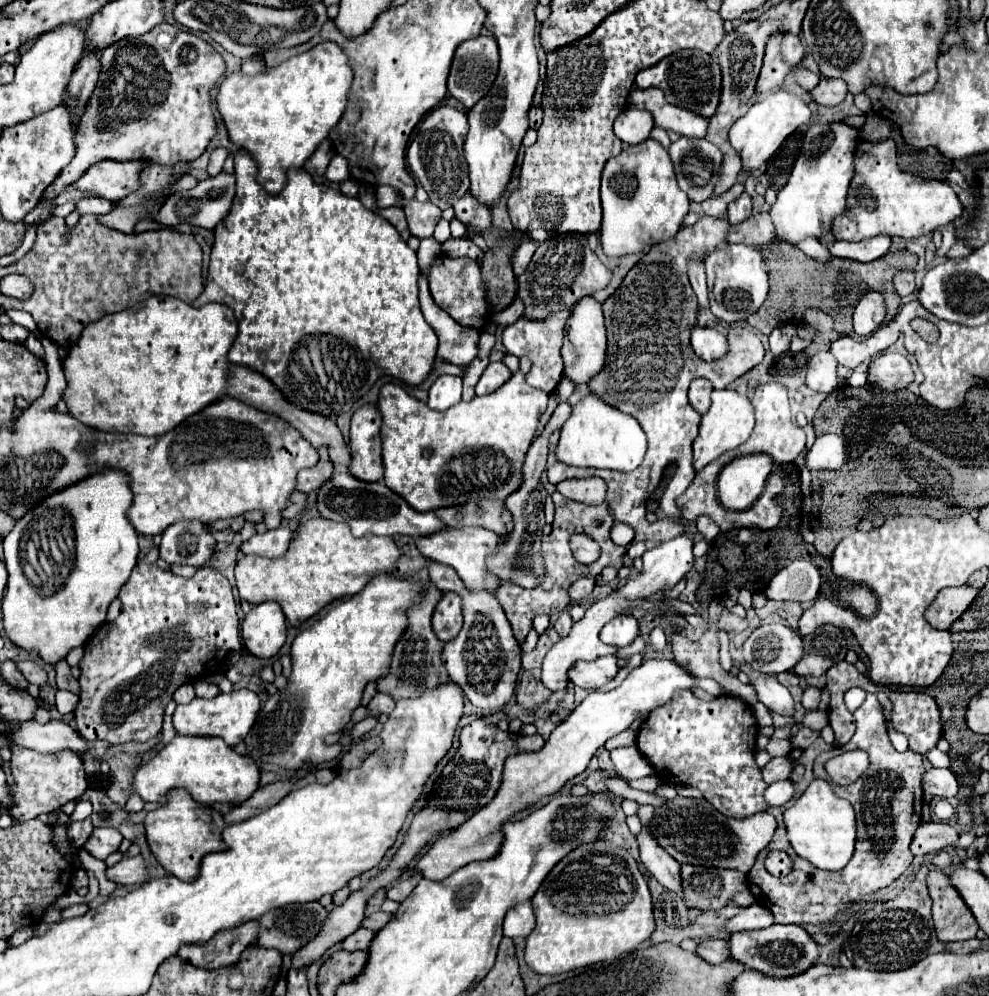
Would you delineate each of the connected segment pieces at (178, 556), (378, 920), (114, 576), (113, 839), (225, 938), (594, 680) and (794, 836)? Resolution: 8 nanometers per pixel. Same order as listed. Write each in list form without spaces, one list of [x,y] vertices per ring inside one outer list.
[[[179,521],[163,531],[161,559],[177,565],[201,567],[215,551],[215,539],[201,521]]]
[[[373,913],[373,915],[369,915],[369,917],[365,917],[363,921],[361,921],[361,927],[365,927],[365,929],[371,929],[371,931],[379,931],[387,921],[391,919],[391,915],[389,913]]]
[[[121,471],[97,473],[85,479],[83,483],[75,483],[73,487],[67,487],[65,491],[59,491],[57,495],[49,497],[47,503],[63,503],[63,507],[71,513],[75,529],[75,553],[67,555],[61,565],[49,561],[49,567],[43,567],[37,555],[37,545],[33,545],[33,533],[23,533],[23,527],[27,527],[29,517],[27,519],[23,517],[21,521],[15,523],[13,531],[3,539],[8,581],[1,611],[5,633],[17,647],[33,651],[45,663],[55,665],[57,661],[65,659],[71,649],[85,645],[87,639],[95,633],[95,629],[105,621],[107,607],[111,605],[113,599],[117,599],[119,589],[123,587],[133,567],[137,565],[139,547],[137,547],[137,533],[127,519],[129,501],[131,501],[129,477],[123,475]]]
[[[97,827],[97,829],[93,829],[93,833],[87,839],[87,843],[83,845],[83,849],[97,859],[107,859],[111,853],[115,853],[119,849],[121,841],[123,841],[123,835],[117,829]]]
[[[255,921],[243,923],[241,927],[225,929],[213,935],[213,939],[205,943],[187,943],[179,947],[177,955],[187,963],[203,969],[219,969],[229,967],[239,961],[239,955],[245,947],[249,947],[257,937],[259,925]]]
[[[605,655],[595,661],[577,661],[567,673],[573,685],[583,689],[599,689],[617,675],[617,657]]]
[[[823,779],[811,781],[807,791],[793,803],[793,807],[785,811],[785,827],[793,851],[819,869],[839,871],[849,863],[853,855],[853,845],[855,845],[853,807],[847,799],[837,797],[831,785]]]

